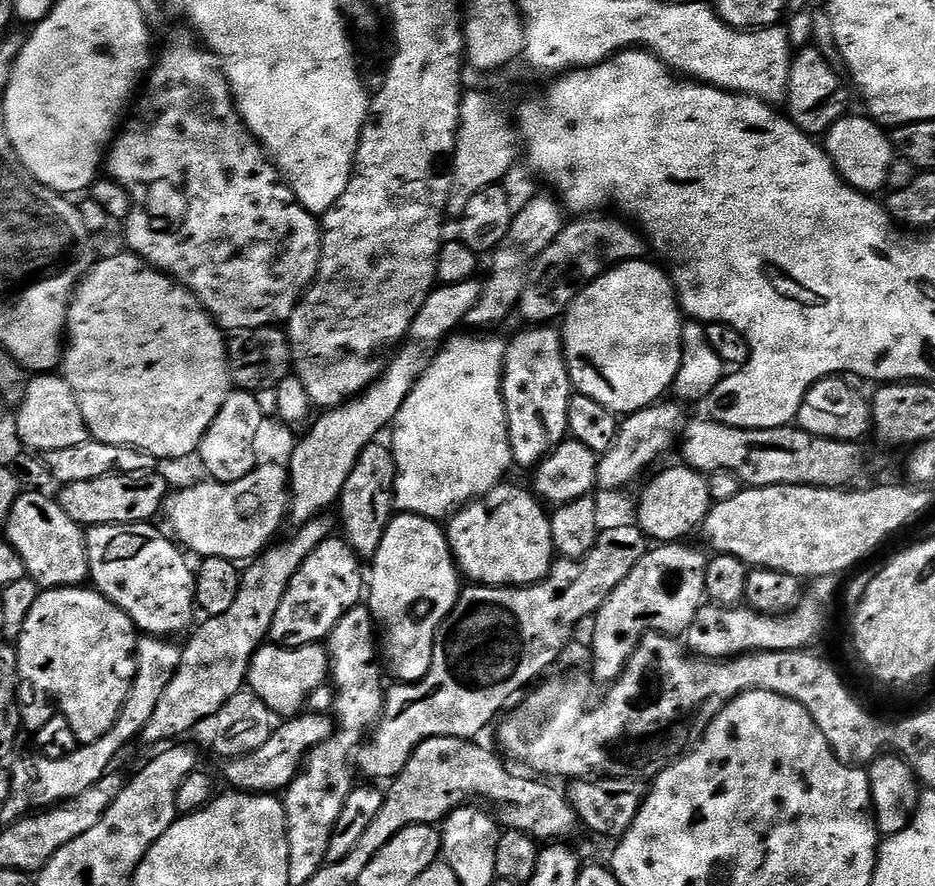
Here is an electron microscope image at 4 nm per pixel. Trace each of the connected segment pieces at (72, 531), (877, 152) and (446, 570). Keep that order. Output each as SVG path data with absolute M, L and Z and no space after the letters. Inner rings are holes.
M21 491L20 497L14 502L14 506L10 510L8 520L2 526L3 539L8 541L10 546L14 546L14 550L22 558L24 563L24 571L27 579L33 580L37 586L42 590L50 588L79 588L89 579L88 574L88 538L85 529L78 522L74 522L74 518L70 518L70 514L66 514L66 510L62 510L59 499L53 498L52 500L47 491Z
M845 114L829 128L822 140L822 147L832 160L832 167L839 172L851 188L861 194L885 191L894 159L889 133L867 115Z
M409 512L393 515L391 522L386 526L382 546L378 546L376 555L370 560L370 591L366 596L366 604L372 609L376 627L382 633L383 663L387 671L389 668L396 675L397 681L413 684L426 678L432 665L438 630L444 619L454 610L456 599L460 597L460 580L462 581L462 573L456 567L456 559L452 556L448 533L437 521Z

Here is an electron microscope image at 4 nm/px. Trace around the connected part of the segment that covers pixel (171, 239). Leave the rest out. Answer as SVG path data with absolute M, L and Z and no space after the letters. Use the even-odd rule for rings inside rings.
M183 30L184 32L176 32L168 40L168 45L164 48L164 53L159 53L158 59L155 61L154 67L149 71L146 77L146 87L143 89L142 95L139 97L138 103L135 105L136 117L132 121L123 125L122 131L117 135L116 139L112 142L112 147L106 157L106 172L113 180L117 180L120 185L124 187L126 191L132 196L132 213L128 216L126 221L126 227L128 227L128 244L127 247L131 249L133 253L146 261L147 264L151 264L153 268L156 268L159 272L164 272L168 276L171 276L173 280L178 284L184 285L185 288L197 296L200 300L201 306L208 311L213 320L220 325L221 329L225 333L231 334L233 332L241 332L242 330L254 330L255 328L270 328L273 326L280 326L287 322L288 319L294 314L294 310L300 304L301 298L307 292L313 280L316 279L316 271L320 268L320 255L322 254L322 224L319 219L313 213L305 210L304 207L298 202L296 195L292 193L292 188L287 184L284 177L280 175L279 168L270 159L267 152L264 150L264 145L253 136L251 130L244 124L243 118L240 117L239 112L236 111L236 101L232 99L232 88L228 85L228 79L224 76L224 70L220 63L220 60L212 52L209 52L207 48L201 46L198 43L197 37L193 35L191 31Z

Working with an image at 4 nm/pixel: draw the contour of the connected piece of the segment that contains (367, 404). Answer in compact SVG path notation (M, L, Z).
M476 278L433 287L422 310L418 310L418 318L414 318L407 336L388 361L384 375L360 395L342 406L321 411L320 417L311 421L312 429L297 439L293 456L286 465L293 525L323 517L327 513L324 511L339 501L346 478L350 478L350 470L354 470L354 462L358 462L358 454L379 437L376 435L384 427L385 431L395 421L398 410L402 410L402 402L406 402L410 390L414 390L418 378L422 378L444 341L459 329L456 328L459 324L467 321L470 310L474 310L478 302L481 287L481 281Z

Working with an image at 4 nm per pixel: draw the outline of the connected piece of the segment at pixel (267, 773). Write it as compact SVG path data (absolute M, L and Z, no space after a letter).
M301 714L285 719L258 750L250 750L241 756L230 756L223 761L224 780L229 789L253 794L276 794L288 787L290 781L300 773L305 756L324 740L332 737L334 724L324 716Z

